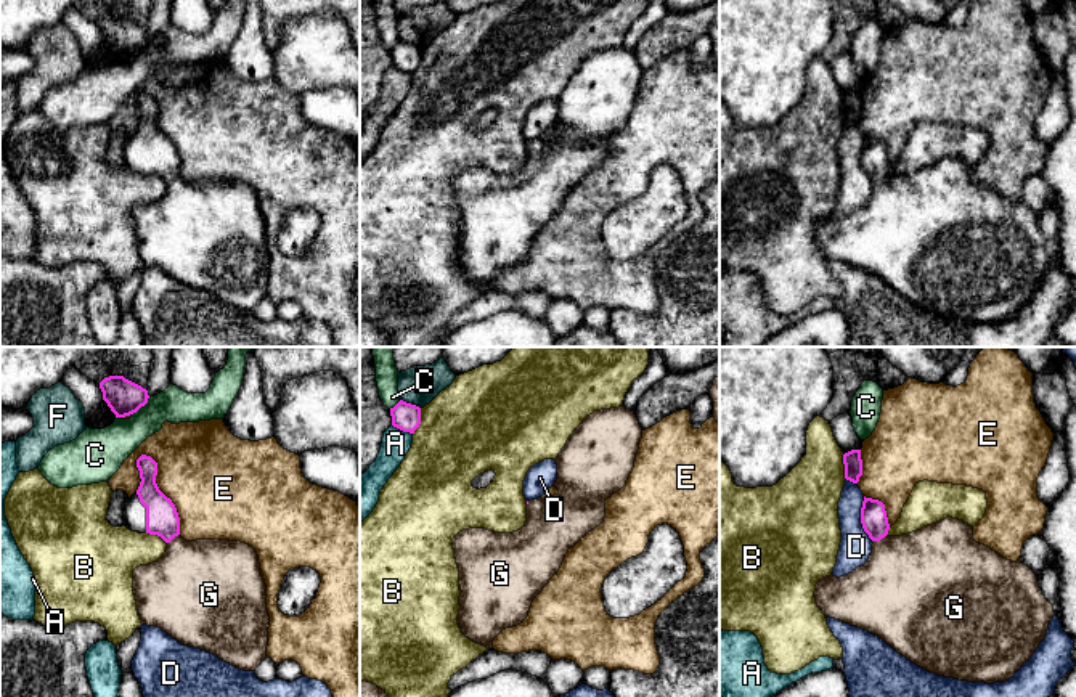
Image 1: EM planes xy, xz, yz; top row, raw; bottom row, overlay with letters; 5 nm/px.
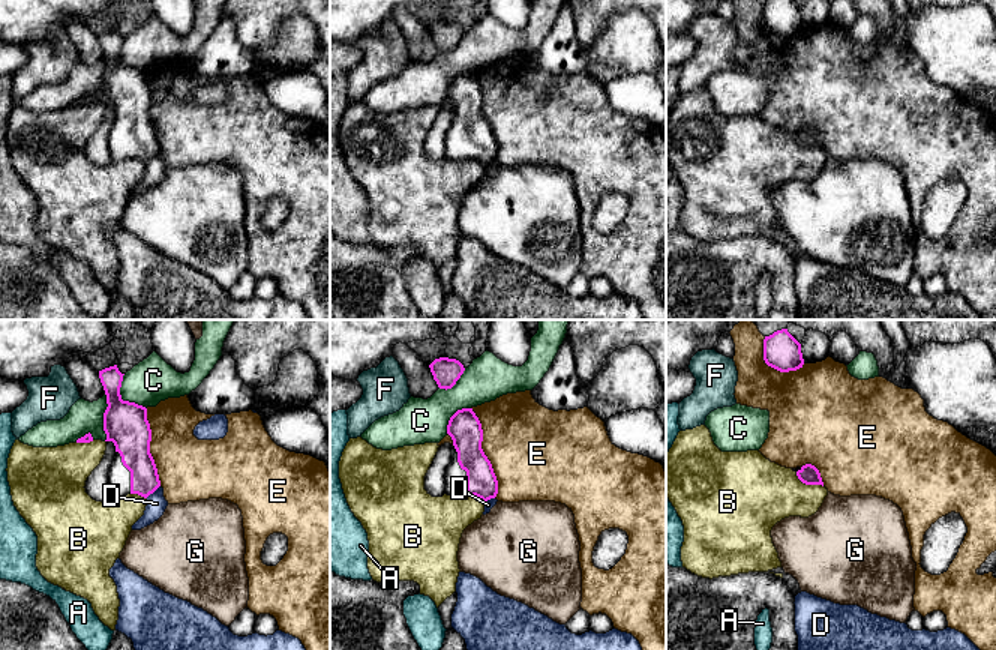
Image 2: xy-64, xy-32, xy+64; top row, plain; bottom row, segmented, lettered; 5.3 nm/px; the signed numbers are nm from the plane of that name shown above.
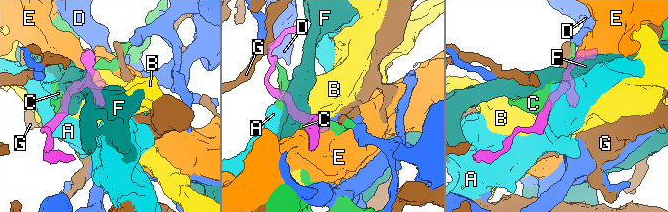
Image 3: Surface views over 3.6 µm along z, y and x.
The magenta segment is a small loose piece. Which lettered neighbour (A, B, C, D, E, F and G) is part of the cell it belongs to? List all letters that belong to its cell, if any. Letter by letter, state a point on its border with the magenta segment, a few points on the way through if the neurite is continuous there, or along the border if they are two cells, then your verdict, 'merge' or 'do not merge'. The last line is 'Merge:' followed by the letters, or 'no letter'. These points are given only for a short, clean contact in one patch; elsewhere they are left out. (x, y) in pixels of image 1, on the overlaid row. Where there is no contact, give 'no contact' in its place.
A: xz (402, 429) | along xz (392, 424), (411, 434) | do not merge
B: yz (845, 466) | do not merge
C: xy (142, 405) | do not merge
D: yz (861, 519) | along yz (863, 497), (861, 527), (872, 542) | do not merge
E: xy (161, 492) | do not merge
F: xz (410, 403) | do not merge
G: xy (172, 538) | across xy (163, 519), (172, 538), (193, 583) | merge
Merge: G

